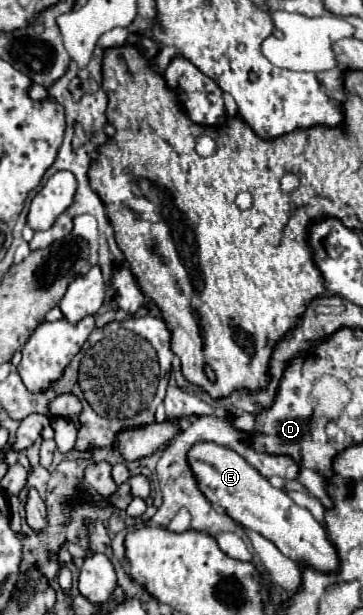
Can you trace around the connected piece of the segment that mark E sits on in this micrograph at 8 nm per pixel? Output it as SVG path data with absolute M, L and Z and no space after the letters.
M195 443L187 453L187 463L201 493L213 505L223 507L235 523L253 529L265 539L273 541L283 555L297 561L299 565L311 565L313 569L325 573L331 573L339 567L337 553L323 525L317 523L307 509L295 505L295 501L283 489L275 489L233 449L217 443Z

